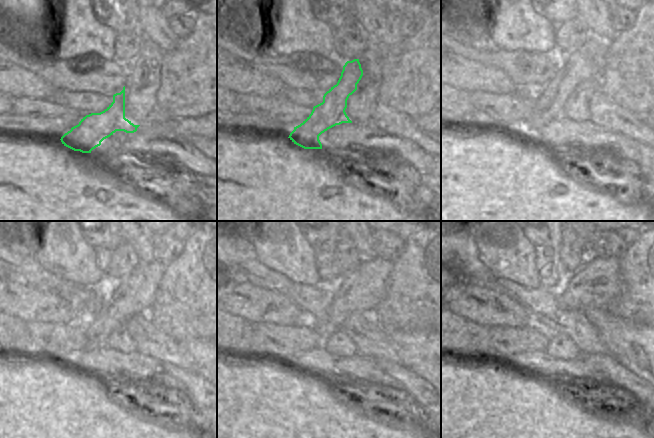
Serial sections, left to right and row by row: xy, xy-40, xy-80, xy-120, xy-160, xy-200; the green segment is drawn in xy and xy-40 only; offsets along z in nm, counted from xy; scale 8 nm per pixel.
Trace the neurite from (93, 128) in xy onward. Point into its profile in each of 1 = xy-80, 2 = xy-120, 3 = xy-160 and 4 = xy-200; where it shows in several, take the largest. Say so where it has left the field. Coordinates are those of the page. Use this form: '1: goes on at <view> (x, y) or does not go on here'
1: goes on at xy-80 (586, 63)
2: goes on at xy-120 (135, 294)
3: goes on at xy-160 (363, 289)
4: goes on at xy-200 (597, 282)

